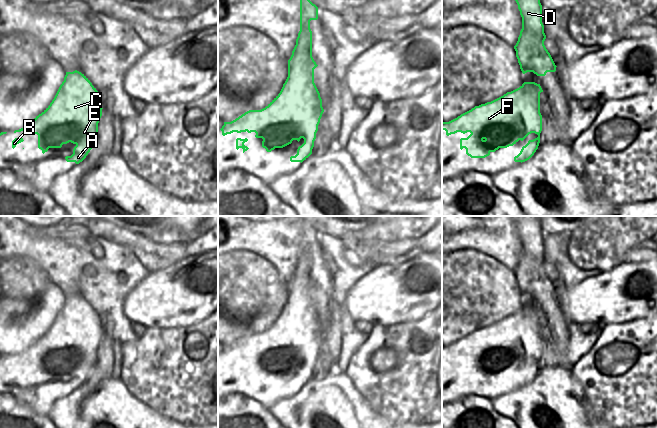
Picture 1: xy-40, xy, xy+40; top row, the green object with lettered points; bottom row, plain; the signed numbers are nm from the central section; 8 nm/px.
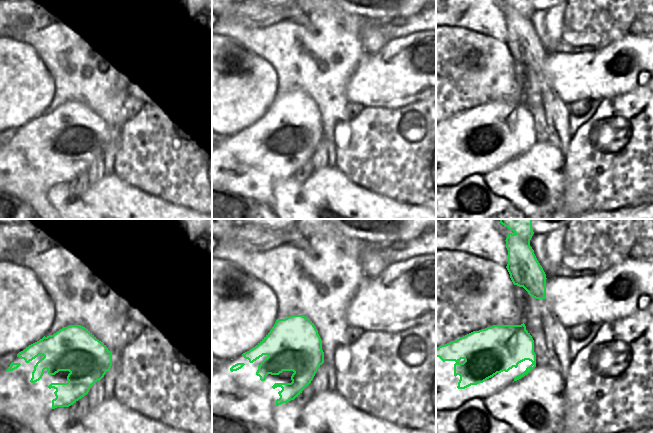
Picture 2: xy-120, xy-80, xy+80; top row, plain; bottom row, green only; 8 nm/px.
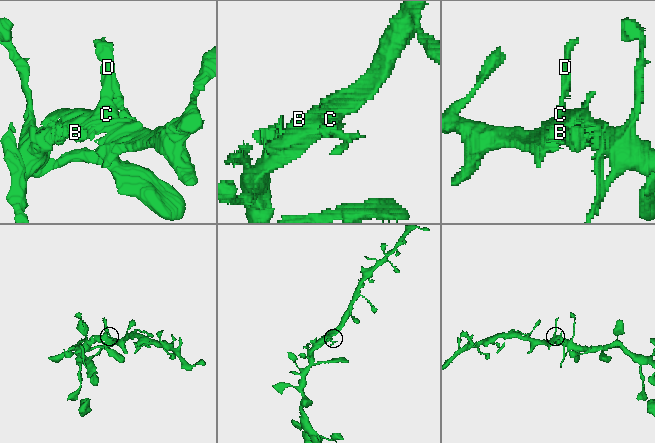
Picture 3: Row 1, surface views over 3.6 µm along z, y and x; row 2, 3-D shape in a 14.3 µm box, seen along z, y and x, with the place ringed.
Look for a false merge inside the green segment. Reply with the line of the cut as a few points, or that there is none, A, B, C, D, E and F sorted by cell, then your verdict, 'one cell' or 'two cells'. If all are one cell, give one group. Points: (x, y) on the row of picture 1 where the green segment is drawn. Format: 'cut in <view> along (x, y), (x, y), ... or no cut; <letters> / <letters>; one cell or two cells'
no cut; A B C D E F; one cell

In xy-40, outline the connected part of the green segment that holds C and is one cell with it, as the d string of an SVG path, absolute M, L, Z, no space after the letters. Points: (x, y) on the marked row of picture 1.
M66 72L50 105L29 124L16 132L38 135L38 148L42 153L49 148L61 148L69 142L75 144L67 162L82 162L98 137L98 123L102 116L102 101L96 88L81 72Z

